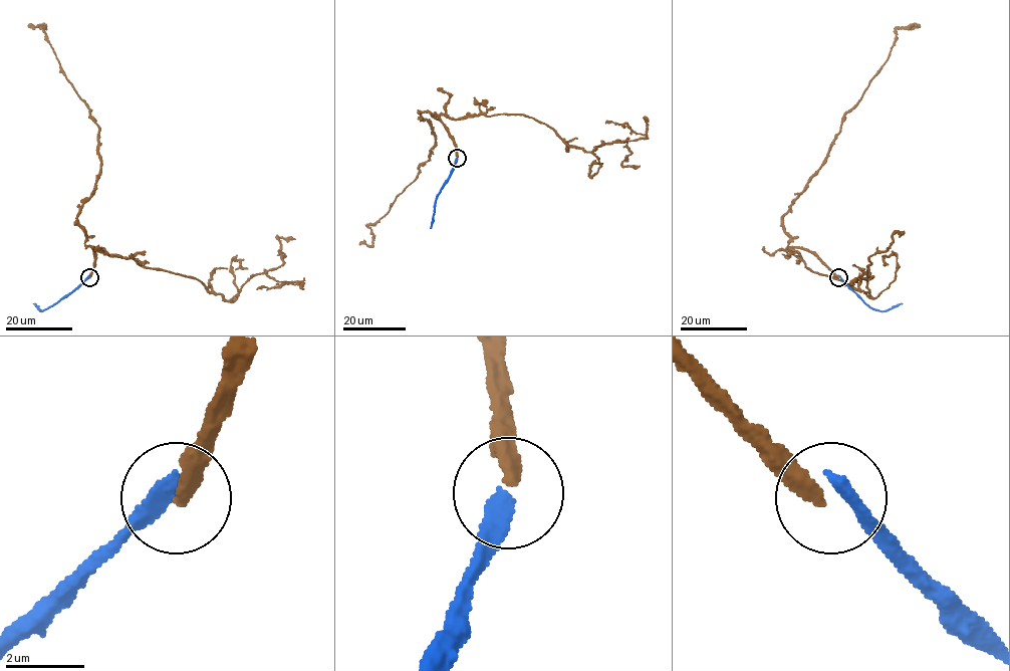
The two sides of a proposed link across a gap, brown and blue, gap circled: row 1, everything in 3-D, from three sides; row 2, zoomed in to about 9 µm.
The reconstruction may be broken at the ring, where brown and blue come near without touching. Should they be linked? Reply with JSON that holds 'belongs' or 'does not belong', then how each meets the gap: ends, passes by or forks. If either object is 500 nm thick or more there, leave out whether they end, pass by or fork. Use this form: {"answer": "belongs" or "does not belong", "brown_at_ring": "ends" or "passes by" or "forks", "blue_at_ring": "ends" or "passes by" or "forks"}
{"answer": "does not belong", "brown_at_ring": "ends", "blue_at_ring": "ends"}

